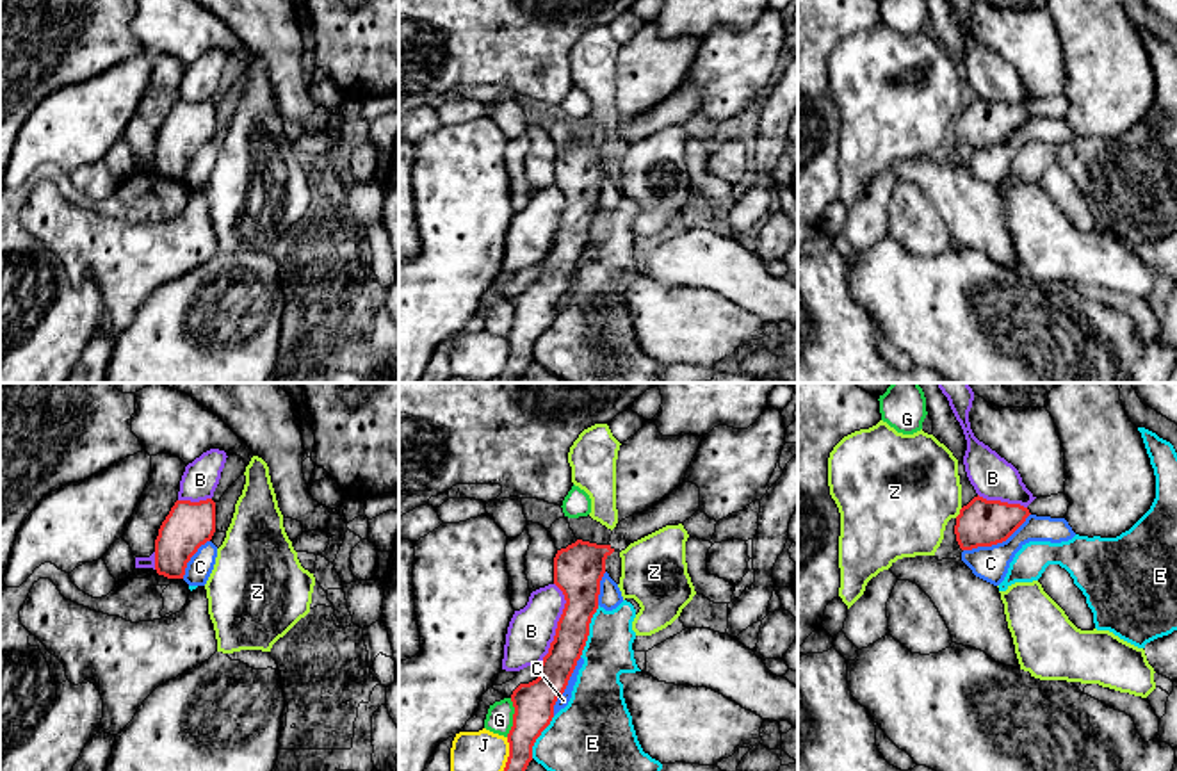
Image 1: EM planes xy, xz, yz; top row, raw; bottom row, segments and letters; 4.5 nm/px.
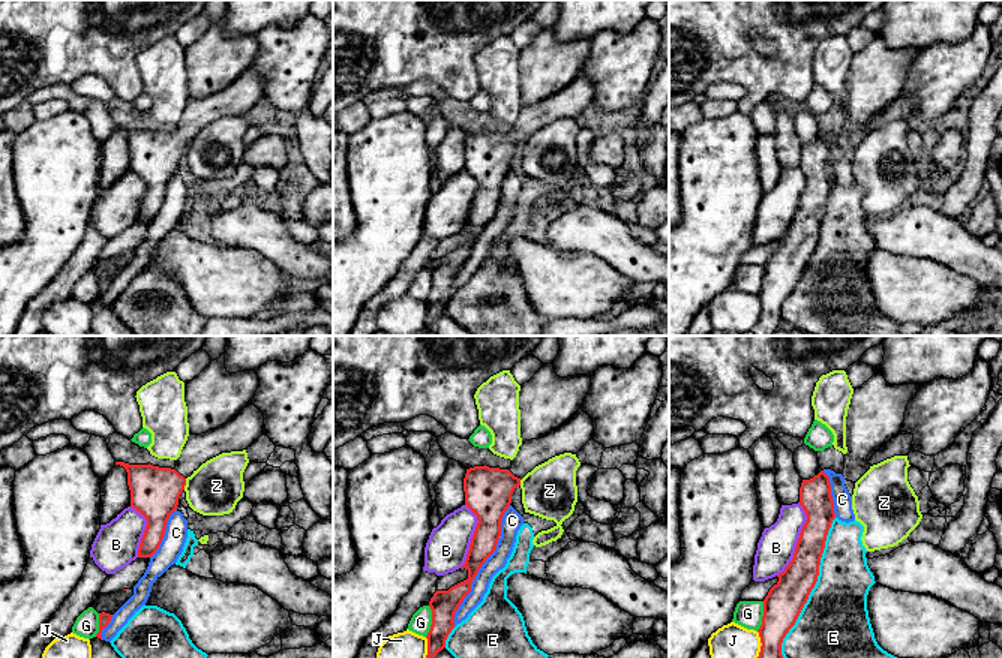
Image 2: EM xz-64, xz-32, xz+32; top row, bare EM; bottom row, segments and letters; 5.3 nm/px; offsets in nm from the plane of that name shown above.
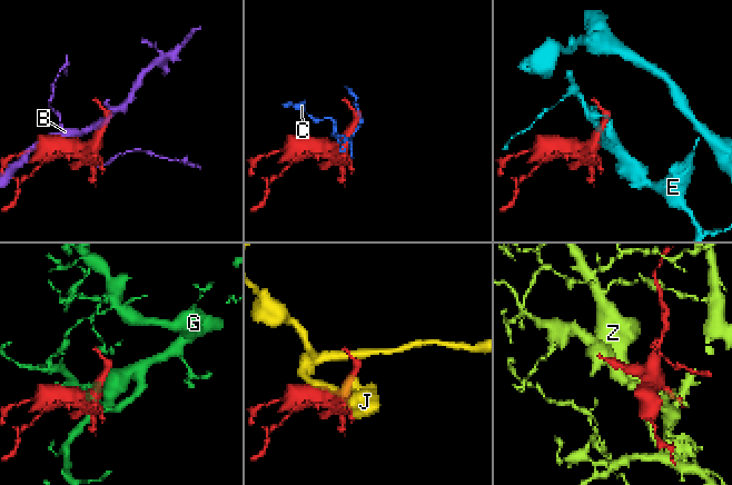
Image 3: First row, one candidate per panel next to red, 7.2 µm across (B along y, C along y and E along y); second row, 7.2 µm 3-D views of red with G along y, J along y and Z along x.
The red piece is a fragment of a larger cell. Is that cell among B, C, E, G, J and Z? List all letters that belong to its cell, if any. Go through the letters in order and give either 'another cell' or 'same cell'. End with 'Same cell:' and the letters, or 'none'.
B: another cell
C: another cell
E: another cell
G: another cell
J: another cell
Z: another cell
Same cell: none

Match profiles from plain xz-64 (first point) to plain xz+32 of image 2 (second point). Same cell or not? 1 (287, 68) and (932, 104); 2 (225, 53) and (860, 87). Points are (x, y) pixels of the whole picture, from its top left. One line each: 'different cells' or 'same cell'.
1: same cell
2: same cell

